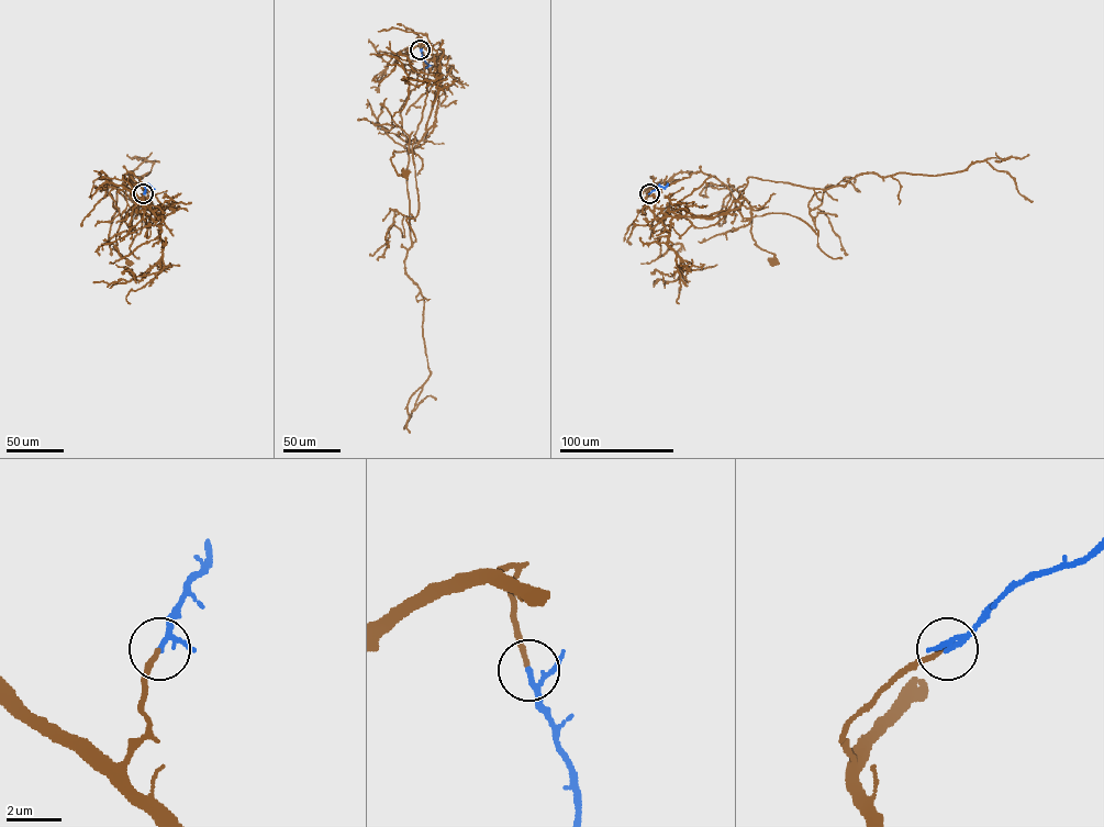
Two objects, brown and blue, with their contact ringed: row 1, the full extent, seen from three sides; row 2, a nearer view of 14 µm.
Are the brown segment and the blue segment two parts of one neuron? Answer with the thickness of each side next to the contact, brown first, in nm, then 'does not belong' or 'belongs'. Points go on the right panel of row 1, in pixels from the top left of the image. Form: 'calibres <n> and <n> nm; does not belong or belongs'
calibres 170 and 140 nm; belongs

